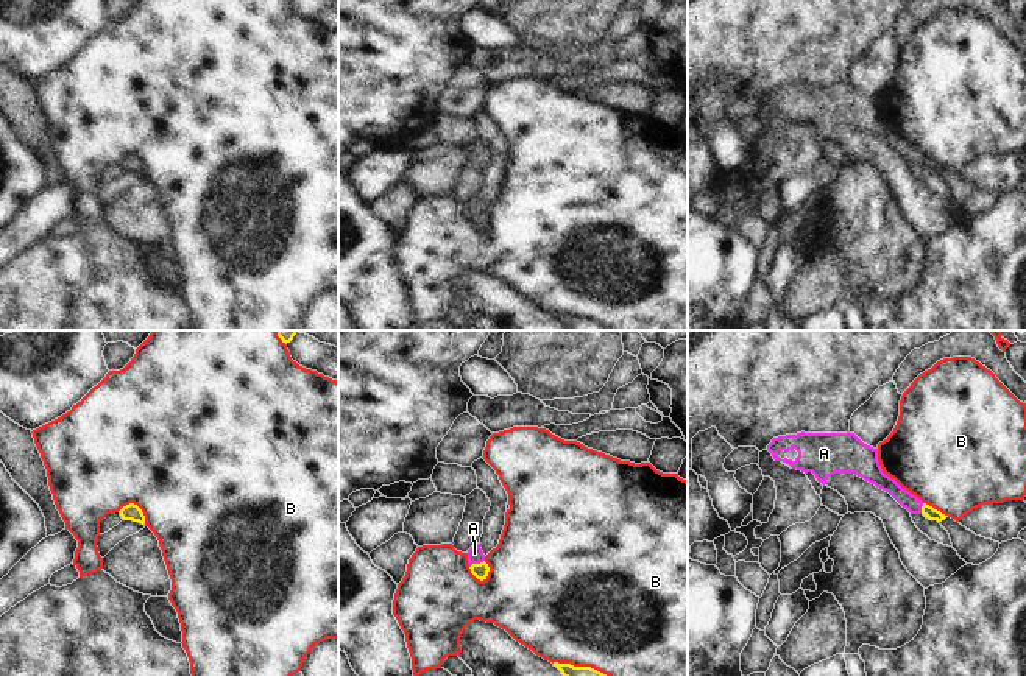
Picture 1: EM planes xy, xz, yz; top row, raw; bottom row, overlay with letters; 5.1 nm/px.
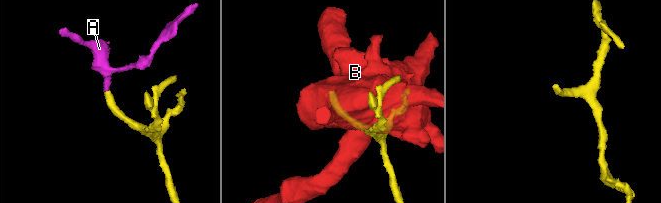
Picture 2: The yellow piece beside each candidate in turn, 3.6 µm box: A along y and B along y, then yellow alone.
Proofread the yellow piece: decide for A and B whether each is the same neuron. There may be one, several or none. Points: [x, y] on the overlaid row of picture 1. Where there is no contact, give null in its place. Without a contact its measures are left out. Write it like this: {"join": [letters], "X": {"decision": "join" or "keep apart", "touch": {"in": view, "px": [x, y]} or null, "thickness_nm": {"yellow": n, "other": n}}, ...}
{"join": ["A"], "A": {"decision": "join", "touch": {"in": "xz", "px": [476, 564]}, "thickness_nm": {"yellow": 80, "other": 80}}, "B": {"decision": "keep apart", "touch": {"in": "xy", "px": [136, 505]}, "thickness_nm": {"yellow": 90, "other": 500}}}

